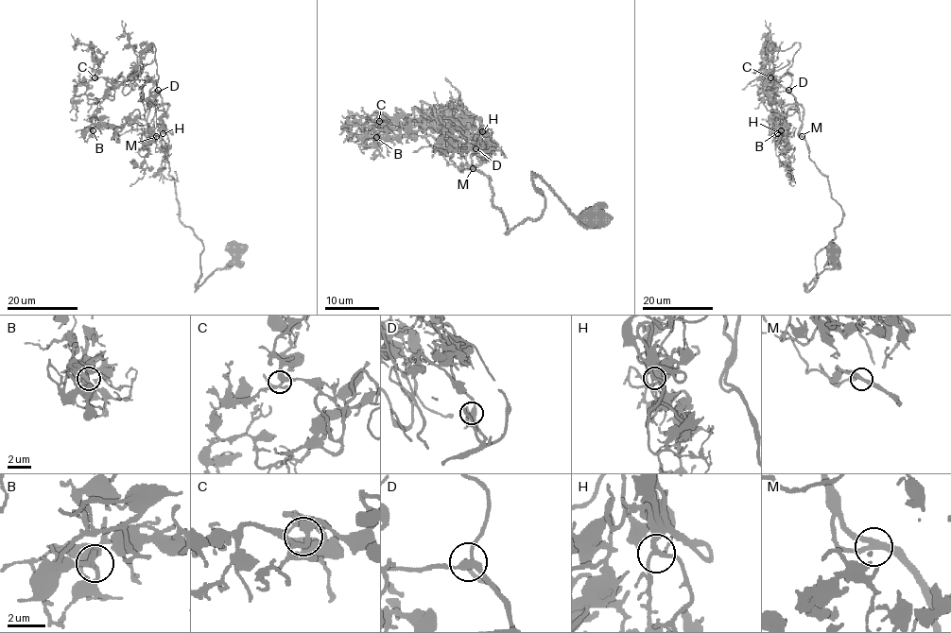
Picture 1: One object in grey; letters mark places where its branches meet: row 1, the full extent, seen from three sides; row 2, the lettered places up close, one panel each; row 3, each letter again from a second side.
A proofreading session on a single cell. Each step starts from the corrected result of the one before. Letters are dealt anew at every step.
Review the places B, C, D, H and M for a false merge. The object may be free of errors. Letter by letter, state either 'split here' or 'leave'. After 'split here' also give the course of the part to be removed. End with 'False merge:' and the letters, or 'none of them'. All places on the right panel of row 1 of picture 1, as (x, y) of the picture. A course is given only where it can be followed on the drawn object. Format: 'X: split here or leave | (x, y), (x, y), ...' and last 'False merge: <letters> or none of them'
B: leave
C: leave
D: leave
H: leave
M: leave
False merge: none of them

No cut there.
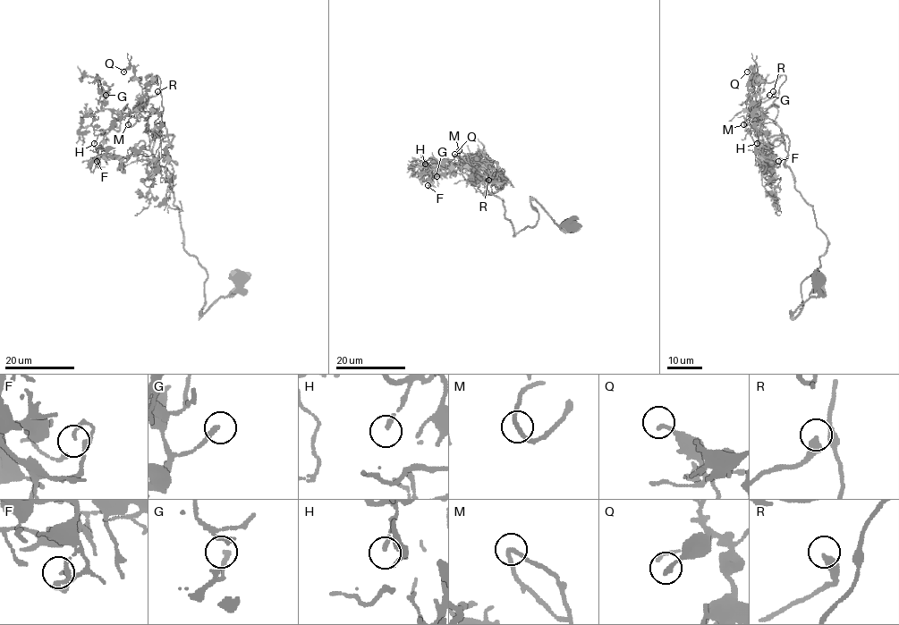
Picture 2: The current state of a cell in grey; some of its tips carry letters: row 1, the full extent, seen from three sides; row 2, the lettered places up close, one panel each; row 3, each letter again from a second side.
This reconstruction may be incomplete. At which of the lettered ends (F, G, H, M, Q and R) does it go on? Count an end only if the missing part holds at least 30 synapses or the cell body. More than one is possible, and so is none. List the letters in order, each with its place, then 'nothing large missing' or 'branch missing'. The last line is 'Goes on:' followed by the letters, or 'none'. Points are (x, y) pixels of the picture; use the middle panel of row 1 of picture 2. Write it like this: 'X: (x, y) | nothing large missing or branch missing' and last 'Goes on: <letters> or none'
F: (428, 185) | nothing large missing
G: (436, 176) | nothing large missing
H: (425, 164) | nothing large missing
M: (459, 150) | nothing large missing
Q: (454, 154) | nothing large missing
R: (488, 180) | nothing large missing
Goes on: none

